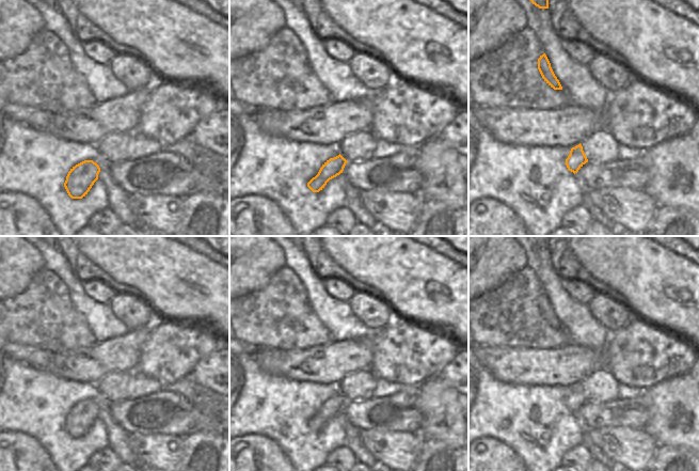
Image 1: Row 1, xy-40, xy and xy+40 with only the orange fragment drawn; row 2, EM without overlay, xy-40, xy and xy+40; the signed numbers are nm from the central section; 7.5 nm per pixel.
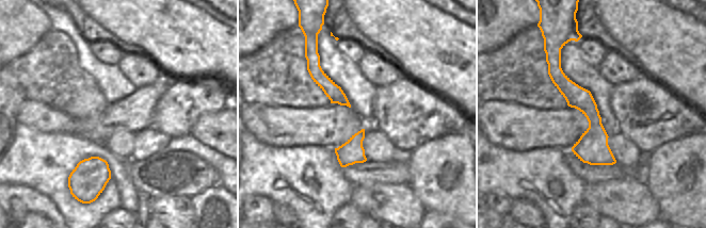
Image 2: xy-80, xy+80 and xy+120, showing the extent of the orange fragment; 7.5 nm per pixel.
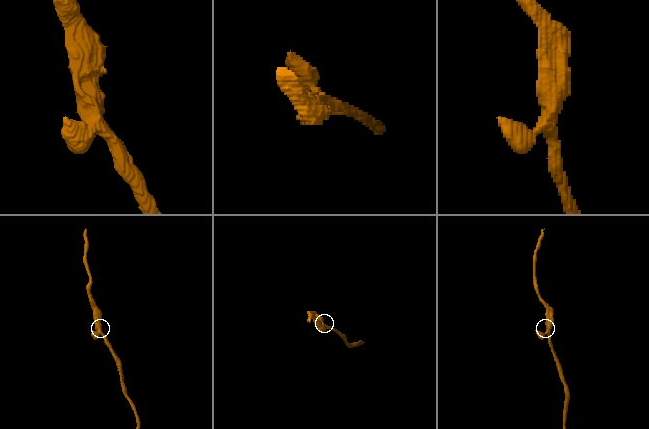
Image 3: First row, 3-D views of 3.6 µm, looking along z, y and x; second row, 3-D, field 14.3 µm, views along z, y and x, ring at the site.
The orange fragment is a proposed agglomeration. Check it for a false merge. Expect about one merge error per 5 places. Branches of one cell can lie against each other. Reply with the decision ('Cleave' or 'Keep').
Keep.

